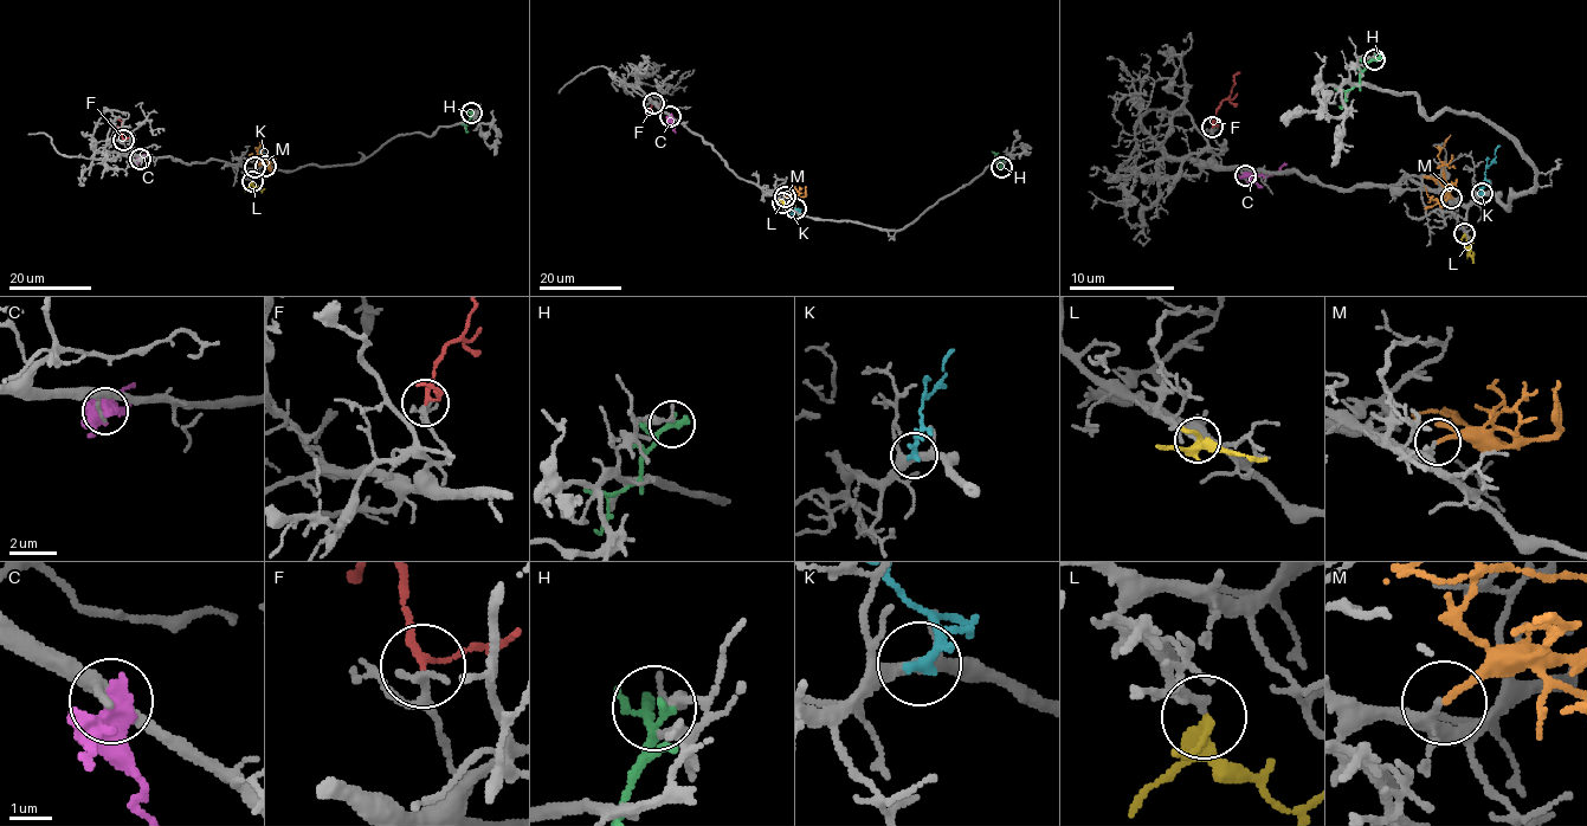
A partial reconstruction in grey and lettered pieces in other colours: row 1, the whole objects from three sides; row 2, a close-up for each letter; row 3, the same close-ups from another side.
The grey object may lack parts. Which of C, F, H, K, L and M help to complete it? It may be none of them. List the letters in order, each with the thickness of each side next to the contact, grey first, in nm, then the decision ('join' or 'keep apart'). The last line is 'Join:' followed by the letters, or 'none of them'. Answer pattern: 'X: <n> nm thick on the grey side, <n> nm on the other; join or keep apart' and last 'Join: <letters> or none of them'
C: 150 nm thick on the grey side, 340 nm on the other; keep apart
F: 160 nm thick on the grey side, 140 nm on the other; join
H: 240 nm thick on the grey side, 240 nm on the other; keep apart
K: 240 nm thick on the grey side, 200 nm on the other; keep apart
L: 160 nm thick on the grey side, 240 nm on the other; join
M: 170 nm thick on the grey side, 160 nm on the other; join
Join: F, L, M

